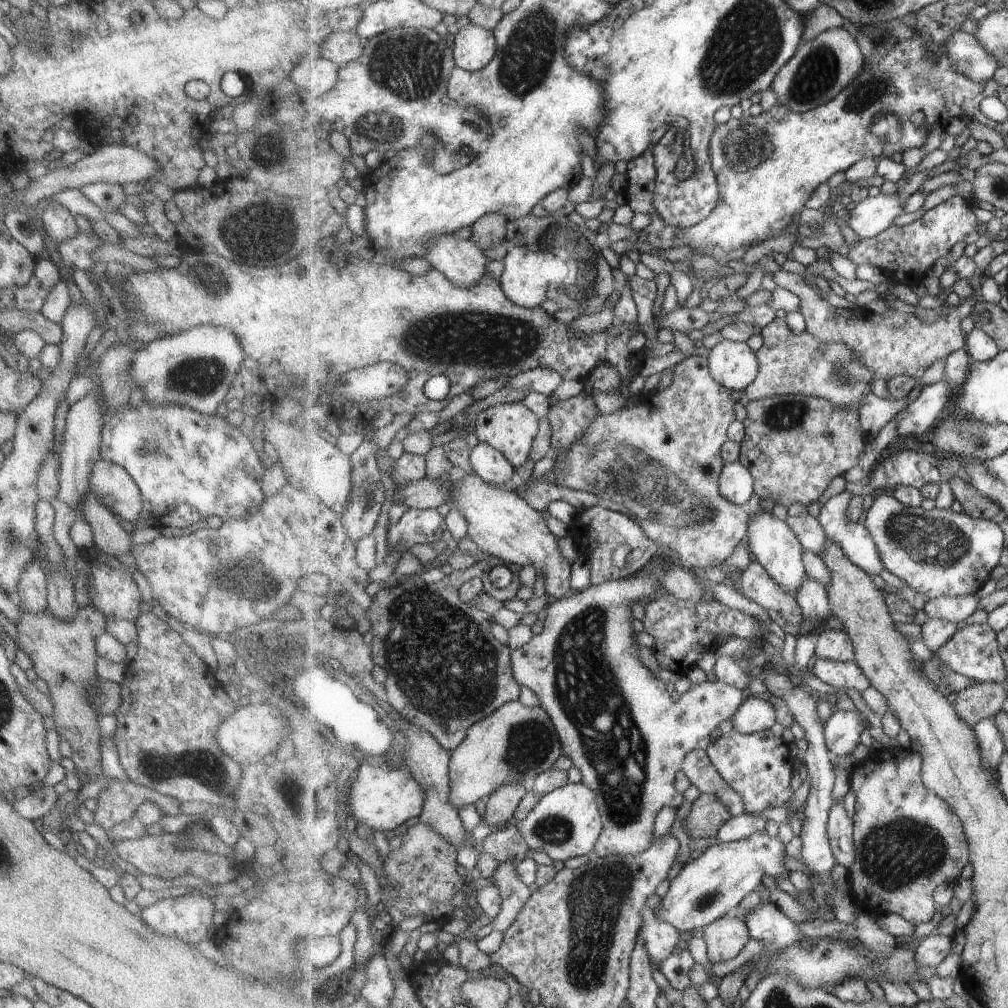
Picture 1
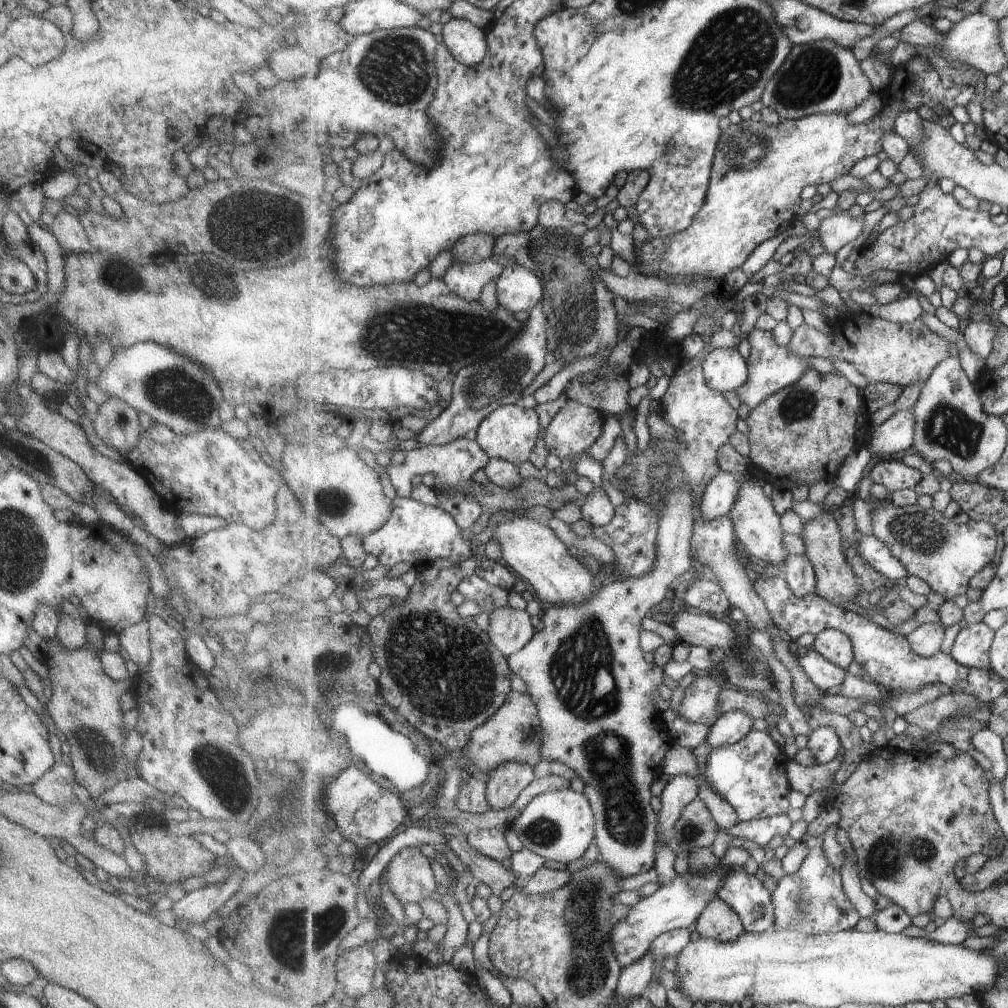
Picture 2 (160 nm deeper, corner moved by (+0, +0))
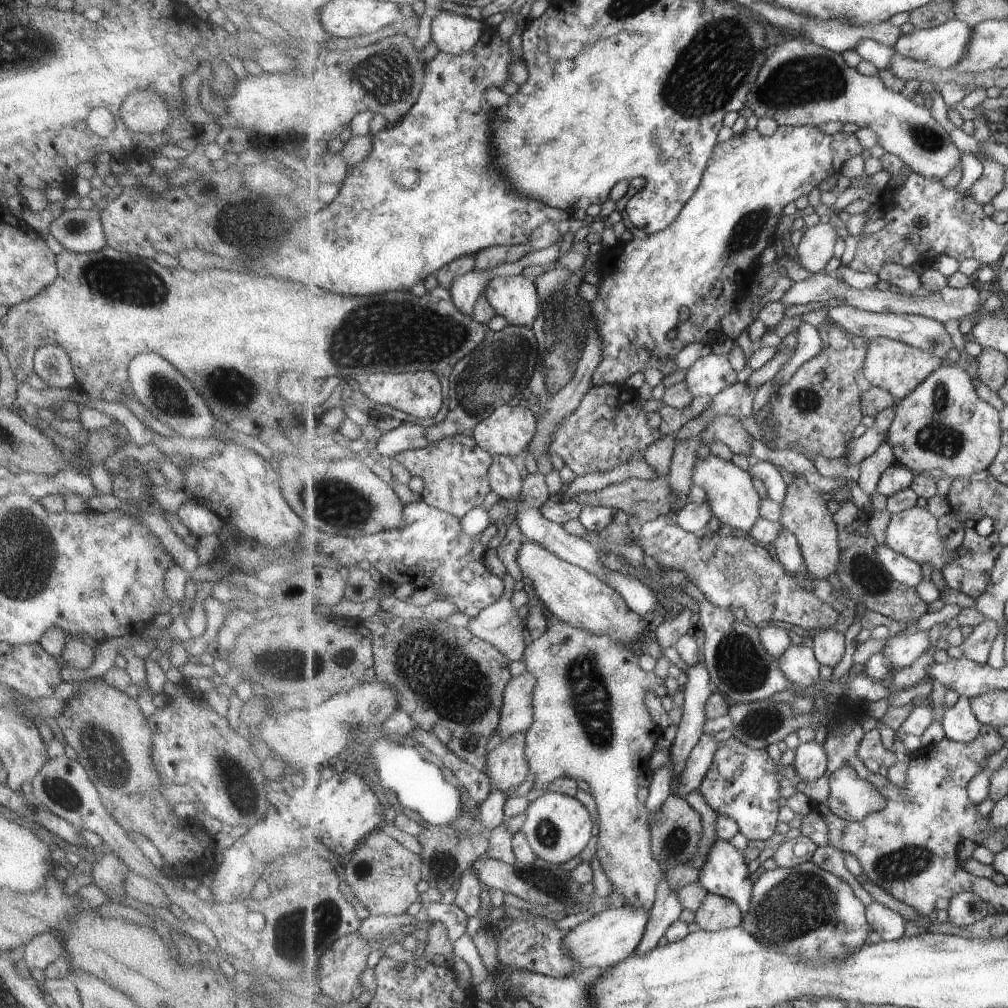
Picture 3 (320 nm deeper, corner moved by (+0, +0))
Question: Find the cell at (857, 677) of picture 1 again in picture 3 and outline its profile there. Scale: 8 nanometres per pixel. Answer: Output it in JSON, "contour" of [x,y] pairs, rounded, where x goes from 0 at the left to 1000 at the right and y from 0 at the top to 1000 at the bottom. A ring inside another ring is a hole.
{"contour":[[[798,636],[792,641],[785,641],[772,657],[773,663],[777,665],[781,675],[785,675],[793,681],[804,683],[817,675],[813,669],[815,660],[811,655],[809,645],[803,636]]]}

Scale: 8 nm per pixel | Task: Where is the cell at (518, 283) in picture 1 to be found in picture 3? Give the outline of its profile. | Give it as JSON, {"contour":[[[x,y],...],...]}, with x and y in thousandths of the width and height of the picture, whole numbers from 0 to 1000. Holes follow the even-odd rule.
{"contour":[[[518,273],[487,277],[481,295],[491,313],[499,314],[505,322],[527,325],[538,307],[531,280]]]}

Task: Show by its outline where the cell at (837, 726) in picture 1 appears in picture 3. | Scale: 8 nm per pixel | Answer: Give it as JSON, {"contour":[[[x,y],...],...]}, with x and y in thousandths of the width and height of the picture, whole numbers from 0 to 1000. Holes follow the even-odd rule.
{"contour":[[[809,734],[794,738],[789,744],[788,764],[790,770],[788,773],[797,774],[797,776],[809,776],[820,766],[820,748],[816,738],[811,738]]]}

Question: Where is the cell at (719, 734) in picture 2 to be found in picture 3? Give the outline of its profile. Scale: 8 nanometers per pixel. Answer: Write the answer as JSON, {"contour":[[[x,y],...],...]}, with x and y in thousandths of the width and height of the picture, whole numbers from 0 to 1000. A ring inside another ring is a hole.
{"contour":[[[699,728],[695,732],[695,736],[689,740],[689,744],[686,746],[678,772],[674,774],[674,786],[676,791],[684,789],[689,784],[694,784],[695,778],[703,766],[703,762],[709,752],[709,746],[713,744],[713,732],[709,732],[707,728]]]}

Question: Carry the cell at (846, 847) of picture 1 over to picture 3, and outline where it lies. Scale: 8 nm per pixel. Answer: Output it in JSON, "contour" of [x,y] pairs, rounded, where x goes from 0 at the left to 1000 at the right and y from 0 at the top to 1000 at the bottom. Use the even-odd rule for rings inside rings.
{"contour":[[[866,892],[864,897],[860,898],[860,911],[876,934],[889,934],[898,929],[899,911],[870,893]]]}

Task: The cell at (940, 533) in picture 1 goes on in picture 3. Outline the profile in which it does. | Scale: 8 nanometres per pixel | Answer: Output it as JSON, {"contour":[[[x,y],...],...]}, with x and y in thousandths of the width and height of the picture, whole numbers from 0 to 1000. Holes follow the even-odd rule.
{"contour":[[[906,502],[902,506],[884,511],[883,519],[879,524],[878,539],[888,548],[896,550],[908,558],[912,558],[914,562],[920,560],[925,564],[928,563],[935,568],[936,563],[941,558],[951,554],[951,543],[947,546],[939,546],[937,535],[935,535],[932,526],[930,526],[930,515],[919,503],[912,504],[912,502]]]}

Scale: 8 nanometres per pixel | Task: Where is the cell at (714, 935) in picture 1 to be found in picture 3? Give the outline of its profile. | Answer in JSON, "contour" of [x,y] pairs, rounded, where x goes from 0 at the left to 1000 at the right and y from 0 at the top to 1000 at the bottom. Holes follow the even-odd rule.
{"contour":[[[703,886],[697,899],[689,905],[692,921],[702,924],[714,924],[736,919],[738,907],[735,901],[723,891]]]}

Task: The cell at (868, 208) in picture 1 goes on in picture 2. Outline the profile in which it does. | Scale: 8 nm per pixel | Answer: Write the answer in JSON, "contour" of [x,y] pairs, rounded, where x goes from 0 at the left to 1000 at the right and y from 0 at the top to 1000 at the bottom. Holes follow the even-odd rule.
{"contour":[[[818,212],[813,224],[813,237],[822,253],[830,252],[838,242],[854,232],[858,224],[857,213],[845,215],[840,212]]]}

